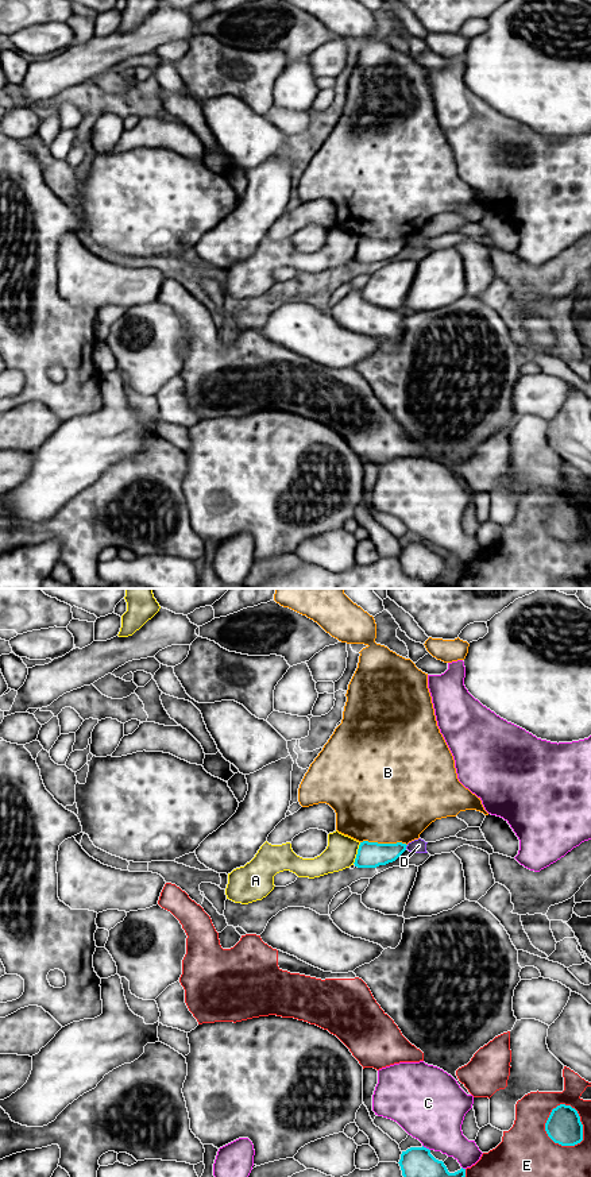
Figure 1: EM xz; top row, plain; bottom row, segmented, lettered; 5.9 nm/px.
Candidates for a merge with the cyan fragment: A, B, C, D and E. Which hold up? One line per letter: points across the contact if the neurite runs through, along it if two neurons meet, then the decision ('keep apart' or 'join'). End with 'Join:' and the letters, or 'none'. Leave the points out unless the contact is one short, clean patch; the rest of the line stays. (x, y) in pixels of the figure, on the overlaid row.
A: border along xz (360, 842), (352, 863); keep apart
B: keep apart
C: keep apart
D: border along xz (408, 845), (405, 848); keep apart
E: keep apart
Join: none

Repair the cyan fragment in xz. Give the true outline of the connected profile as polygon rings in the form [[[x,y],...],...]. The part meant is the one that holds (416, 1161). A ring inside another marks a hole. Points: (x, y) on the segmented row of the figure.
[[[424,1146],[402,1151],[398,1164],[403,1177],[466,1177],[466,1169],[449,1173],[444,1162],[436,1159]]]

